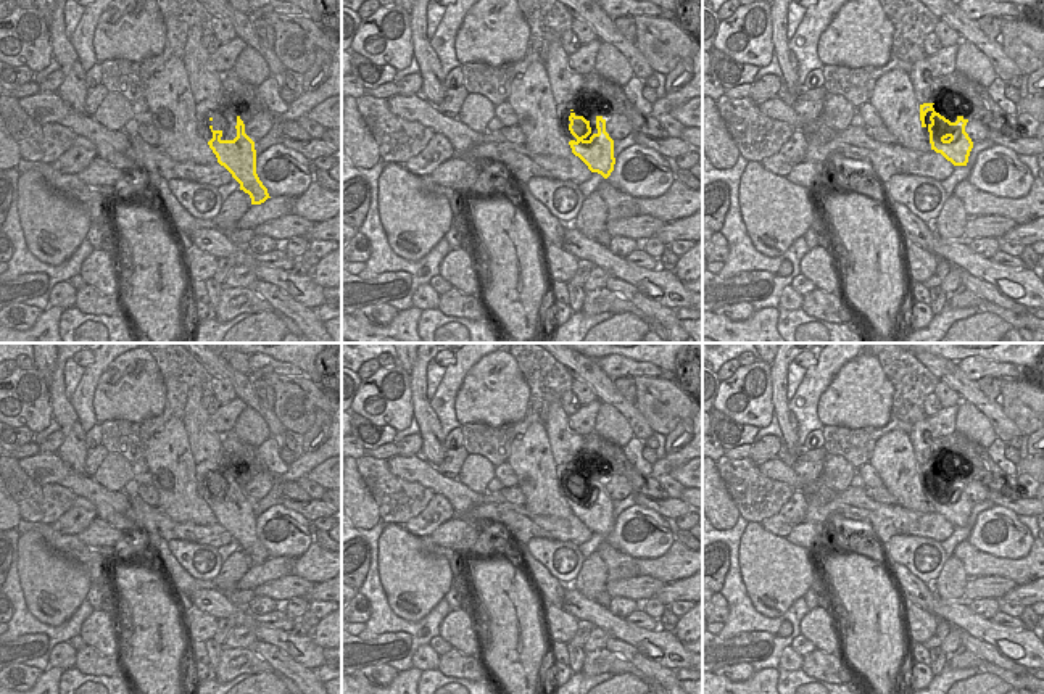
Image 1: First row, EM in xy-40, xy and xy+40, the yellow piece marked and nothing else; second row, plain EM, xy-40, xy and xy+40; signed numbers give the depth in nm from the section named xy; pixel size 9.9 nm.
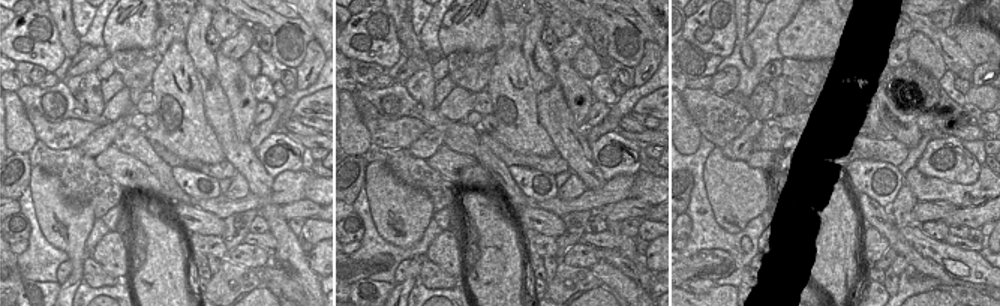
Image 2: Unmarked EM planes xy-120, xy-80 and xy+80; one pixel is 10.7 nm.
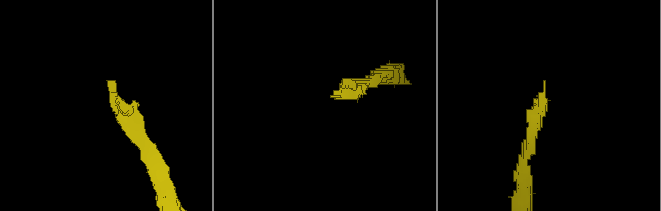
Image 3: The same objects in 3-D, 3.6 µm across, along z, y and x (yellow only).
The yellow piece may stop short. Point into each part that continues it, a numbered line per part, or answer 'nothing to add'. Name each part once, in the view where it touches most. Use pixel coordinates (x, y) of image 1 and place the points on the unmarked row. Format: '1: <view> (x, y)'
1: xy (567, 450)

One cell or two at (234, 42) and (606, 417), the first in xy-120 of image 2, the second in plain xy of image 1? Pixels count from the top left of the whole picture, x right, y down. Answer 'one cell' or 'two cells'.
two cells

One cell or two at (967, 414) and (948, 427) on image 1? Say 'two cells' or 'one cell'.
two cells

